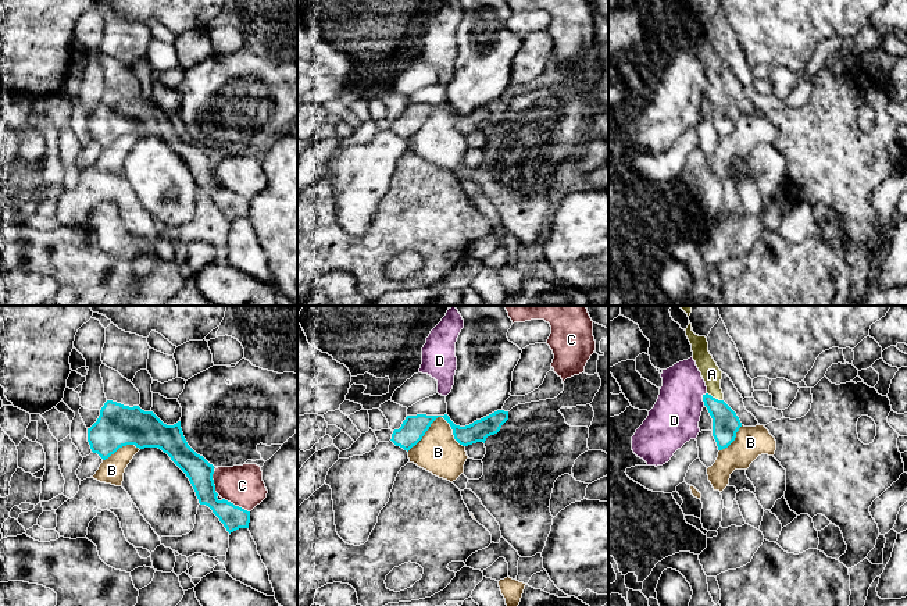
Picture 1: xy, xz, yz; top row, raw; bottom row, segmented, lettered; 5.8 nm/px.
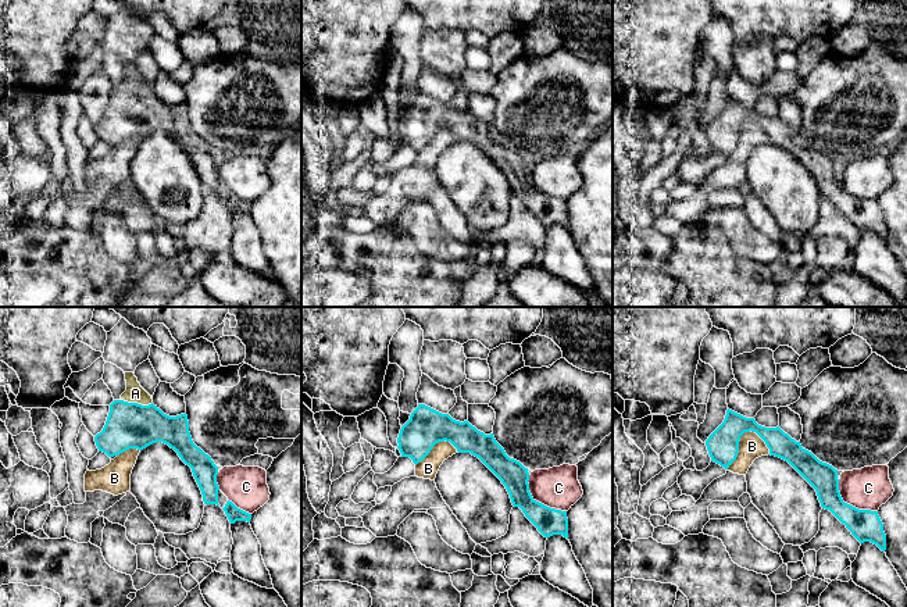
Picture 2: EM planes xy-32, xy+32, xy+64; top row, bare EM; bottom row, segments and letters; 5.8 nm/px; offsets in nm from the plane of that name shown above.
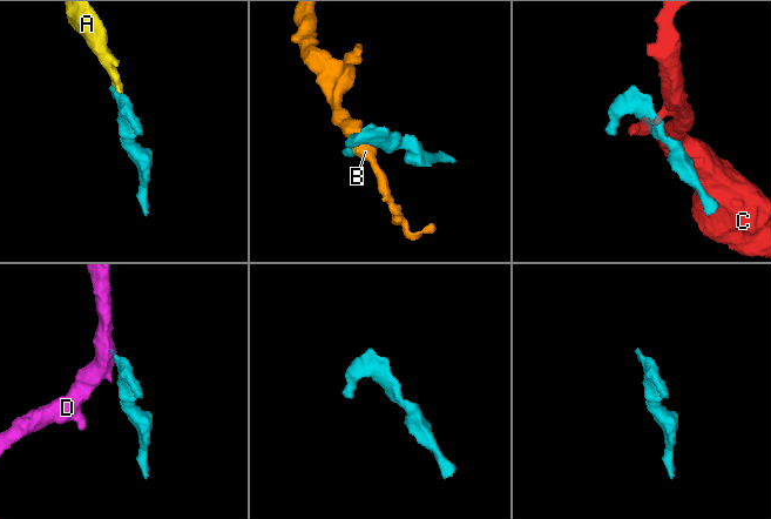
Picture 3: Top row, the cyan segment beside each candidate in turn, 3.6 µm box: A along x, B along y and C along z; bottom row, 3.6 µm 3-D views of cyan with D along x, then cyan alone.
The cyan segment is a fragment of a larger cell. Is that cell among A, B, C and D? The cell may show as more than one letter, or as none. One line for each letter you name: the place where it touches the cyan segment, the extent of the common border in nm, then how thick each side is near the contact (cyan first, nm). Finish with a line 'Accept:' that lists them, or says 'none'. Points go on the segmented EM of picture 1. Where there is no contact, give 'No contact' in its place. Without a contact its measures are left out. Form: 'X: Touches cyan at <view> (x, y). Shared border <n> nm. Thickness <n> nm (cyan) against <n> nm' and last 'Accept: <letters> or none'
A: Touches cyan at yz (714, 398). Shared border 110 nm. Thickness 160 nm (cyan) against 120 nm
Accept: A

